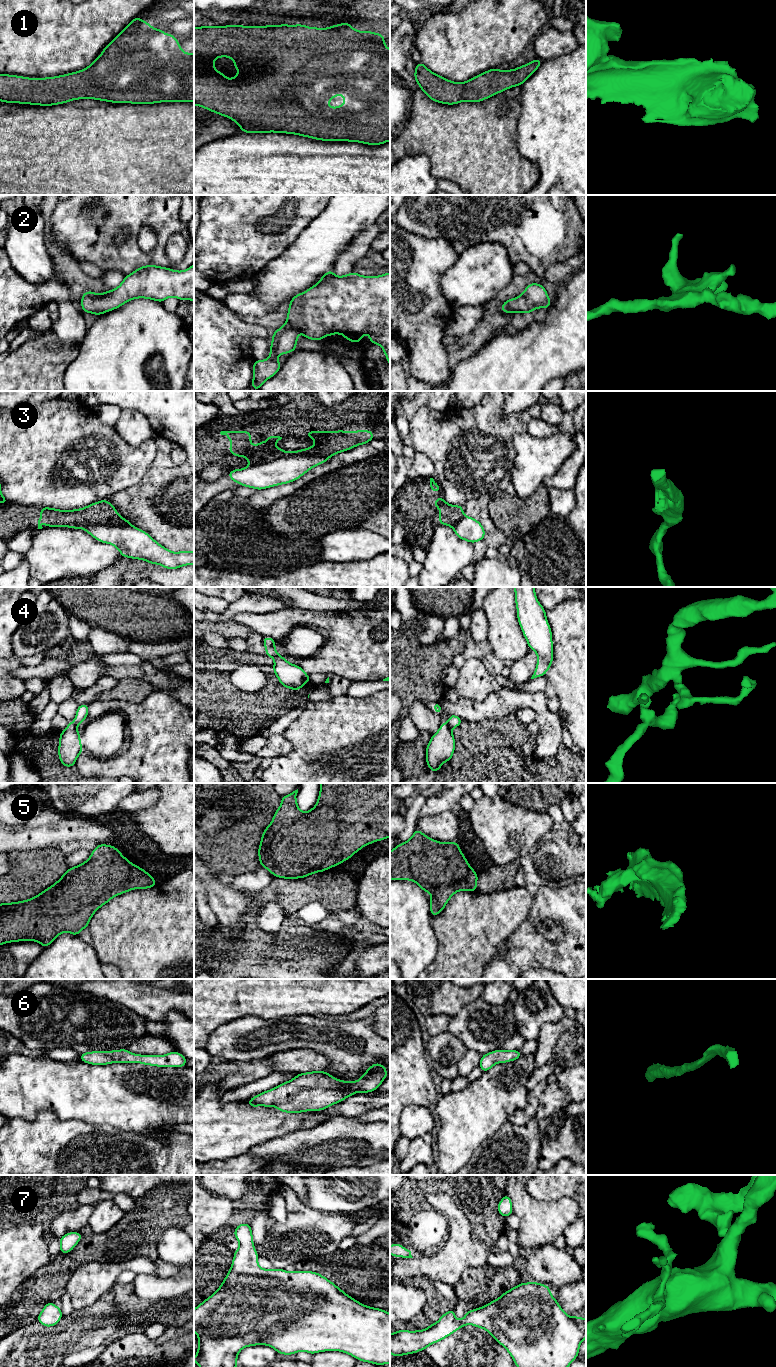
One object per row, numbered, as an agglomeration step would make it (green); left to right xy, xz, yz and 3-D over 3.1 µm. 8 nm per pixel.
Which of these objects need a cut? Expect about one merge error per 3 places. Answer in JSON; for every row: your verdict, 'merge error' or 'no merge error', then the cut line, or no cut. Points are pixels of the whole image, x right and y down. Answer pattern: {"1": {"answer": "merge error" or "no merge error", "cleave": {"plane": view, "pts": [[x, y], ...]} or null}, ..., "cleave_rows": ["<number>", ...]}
{"1": {"answer": "no merge error", "cleave": null}, "2": {"answer": "no merge error", "cleave": null}, "3": {"answer": "merge error", "cleave": {"plane": "xz", "pts": [[330, 455], [288, 453], [271, 461], [255, 463], [249, 466]]}}, "4": {"answer": "no merge error", "cleave": null}, "5": {"answer": "no merge error", "cleave": null}, "6": {"answer": "no merge error", "cleave": null}, "7": {"answer": "no merge error", "cleave": null}, "cleave_rows": ["3"]}

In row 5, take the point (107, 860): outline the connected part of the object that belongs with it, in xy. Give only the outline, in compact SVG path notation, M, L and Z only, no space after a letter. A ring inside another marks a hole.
M98 844L95 849L91 852L90 858L85 862L68 868L67 871L62 875L62 877L51 885L46 890L42 891L35 897L27 899L25 901L18 901L12 903L0 903L0 945L9 943L9 942L18 942L18 941L36 941L40 943L44 948L48 947L61 933L69 932L72 935L78 936L80 931L84 928L88 928L88 924L94 913L103 905L108 903L113 897L120 894L129 892L133 889L147 889L152 888L157 885L154 877L146 872L144 869L139 866L131 863L127 858L125 858L121 852L112 845Z

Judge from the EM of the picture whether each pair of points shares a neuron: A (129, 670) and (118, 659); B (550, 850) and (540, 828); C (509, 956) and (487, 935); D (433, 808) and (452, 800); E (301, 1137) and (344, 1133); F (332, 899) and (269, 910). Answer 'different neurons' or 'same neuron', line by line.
A: different neurons
B: different neurons
C: different neurons
D: same neuron
E: same neuron
F: different neurons

